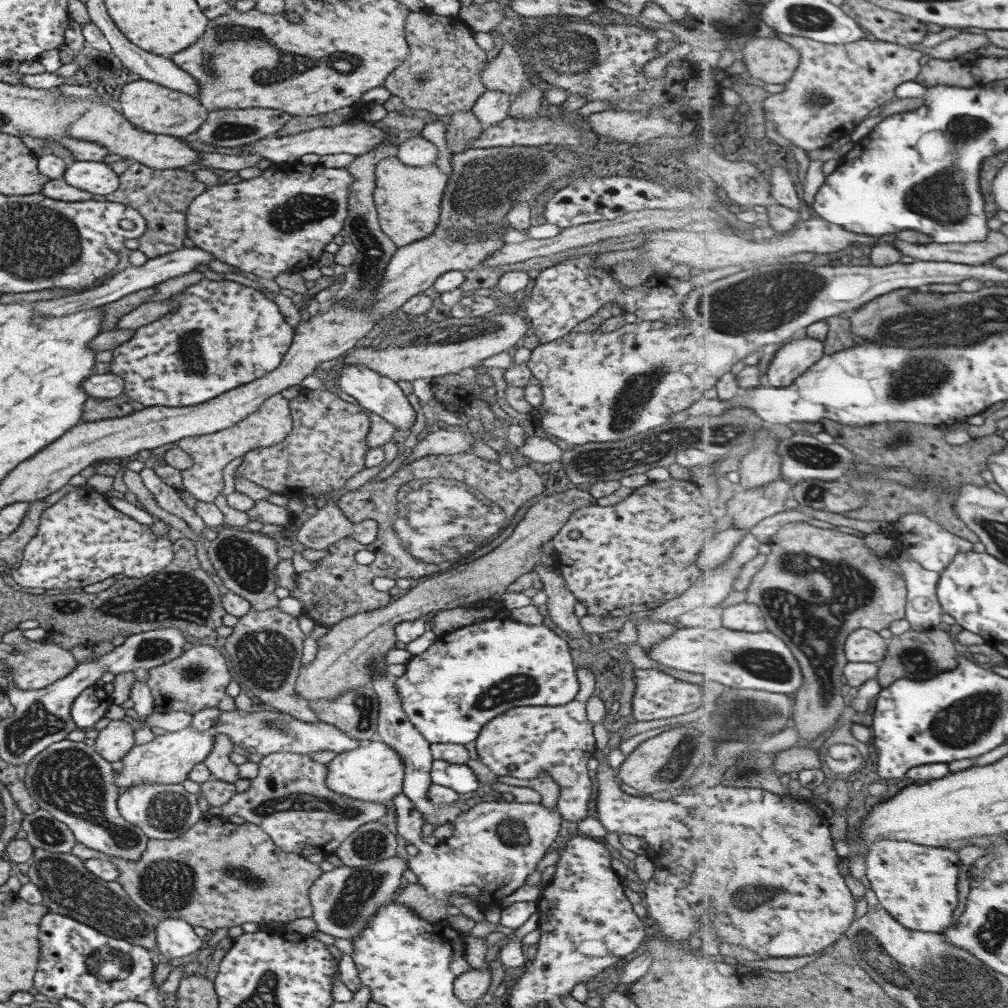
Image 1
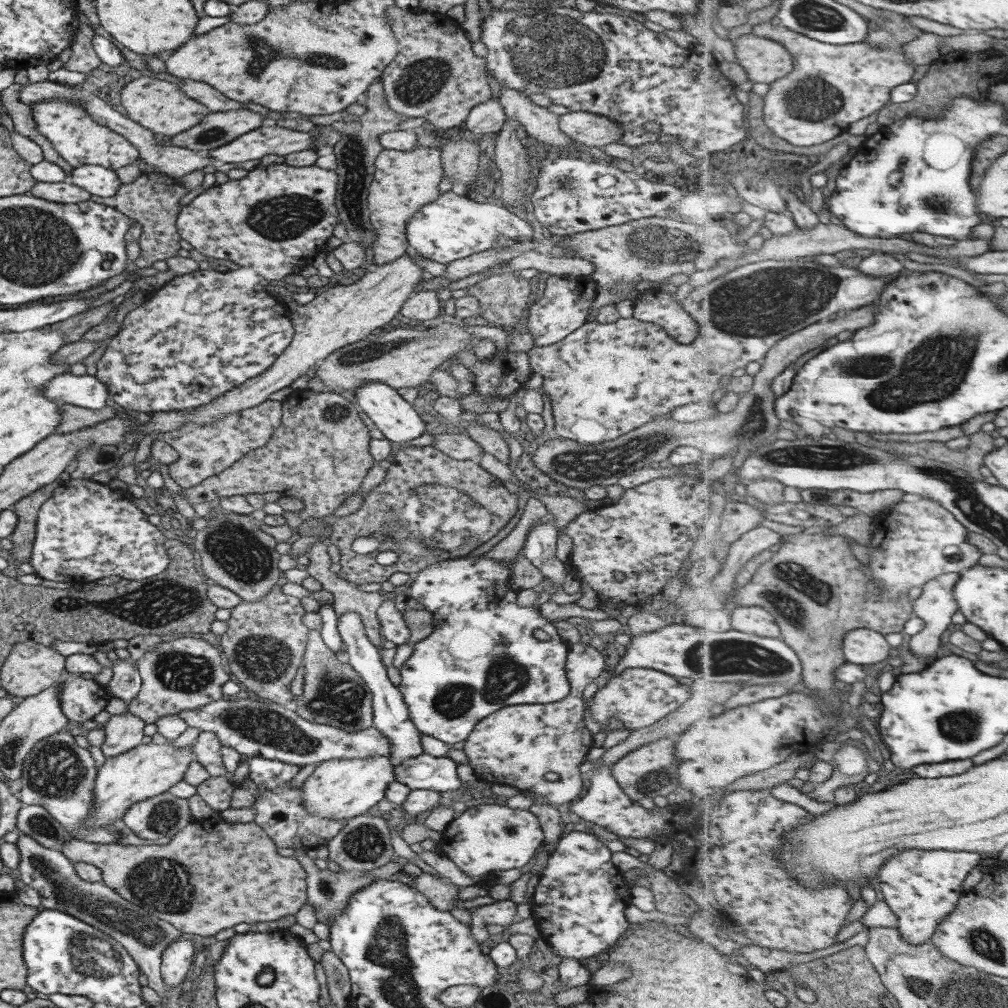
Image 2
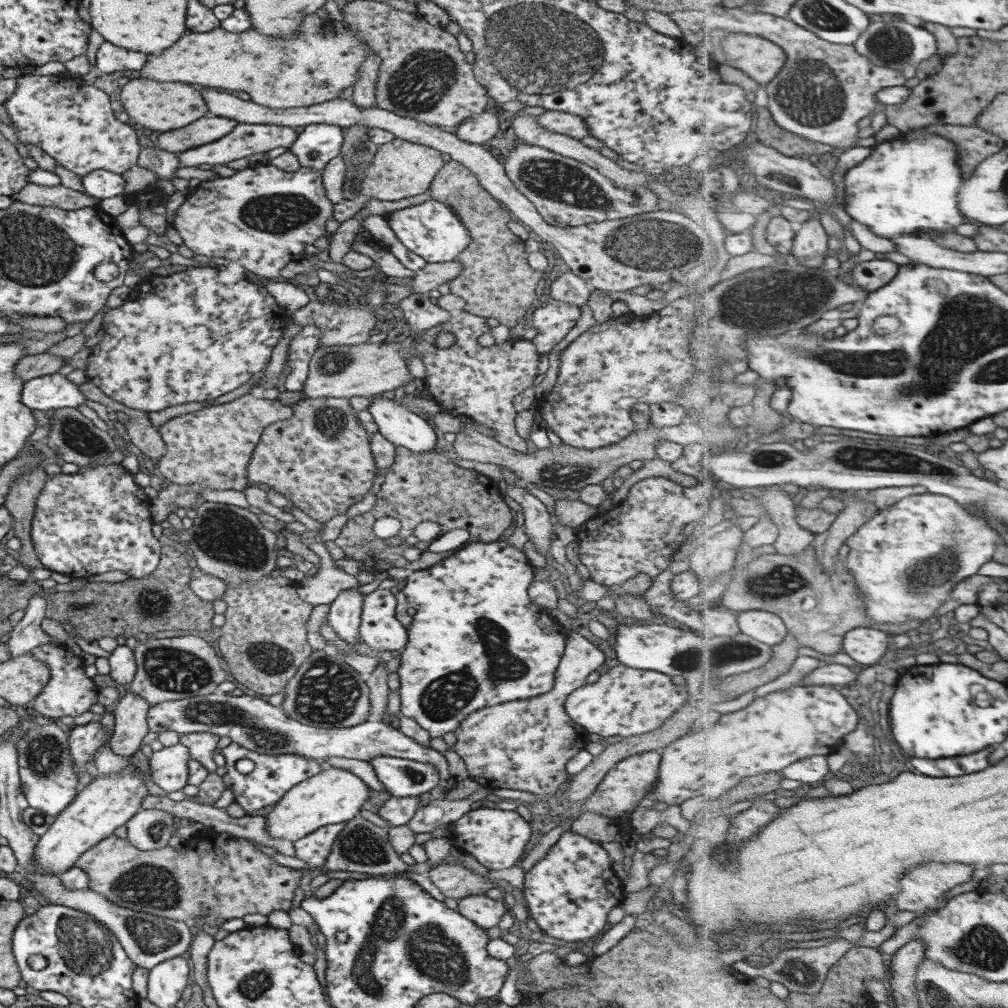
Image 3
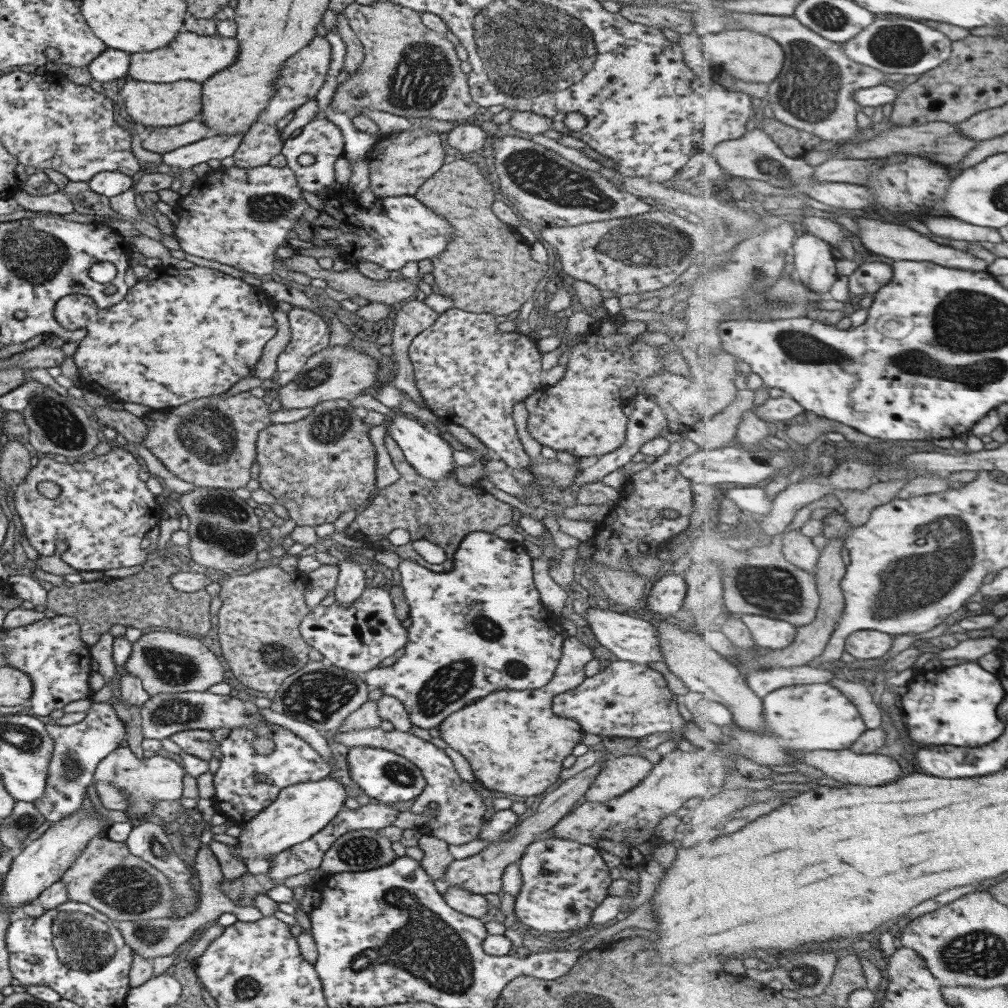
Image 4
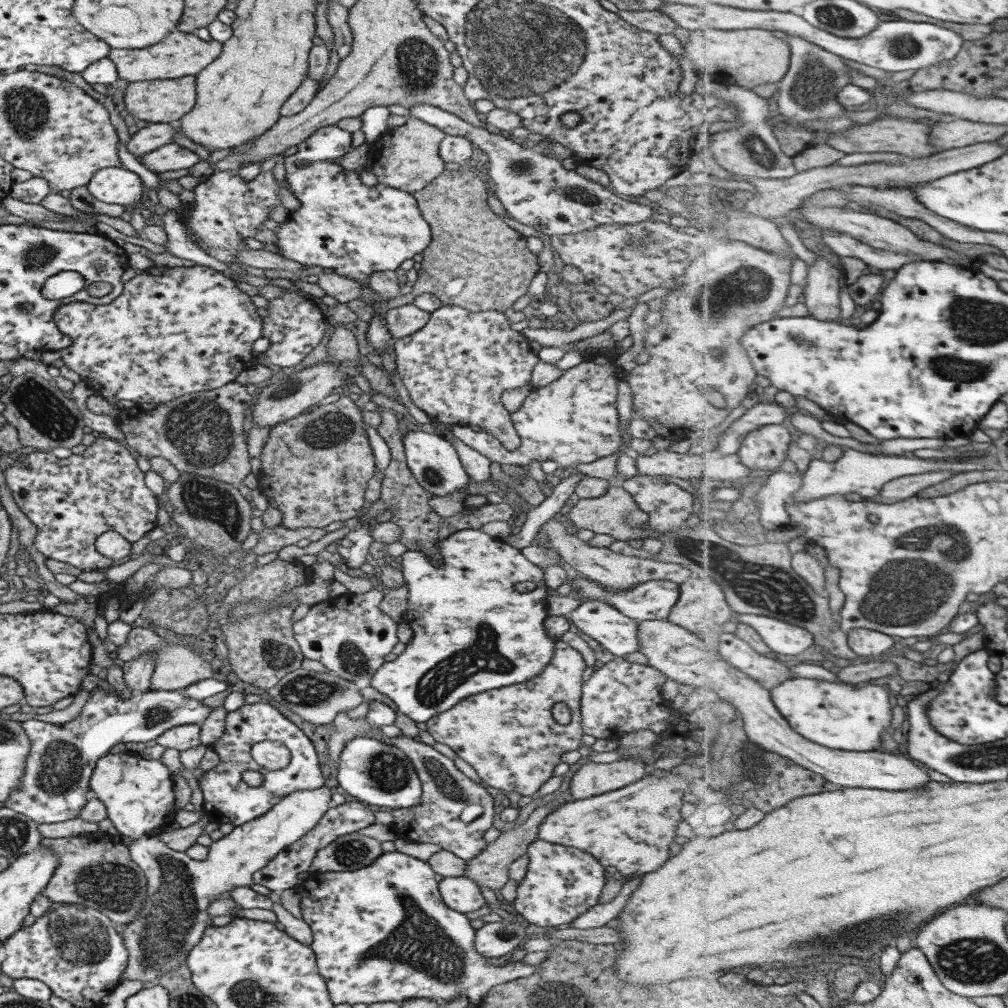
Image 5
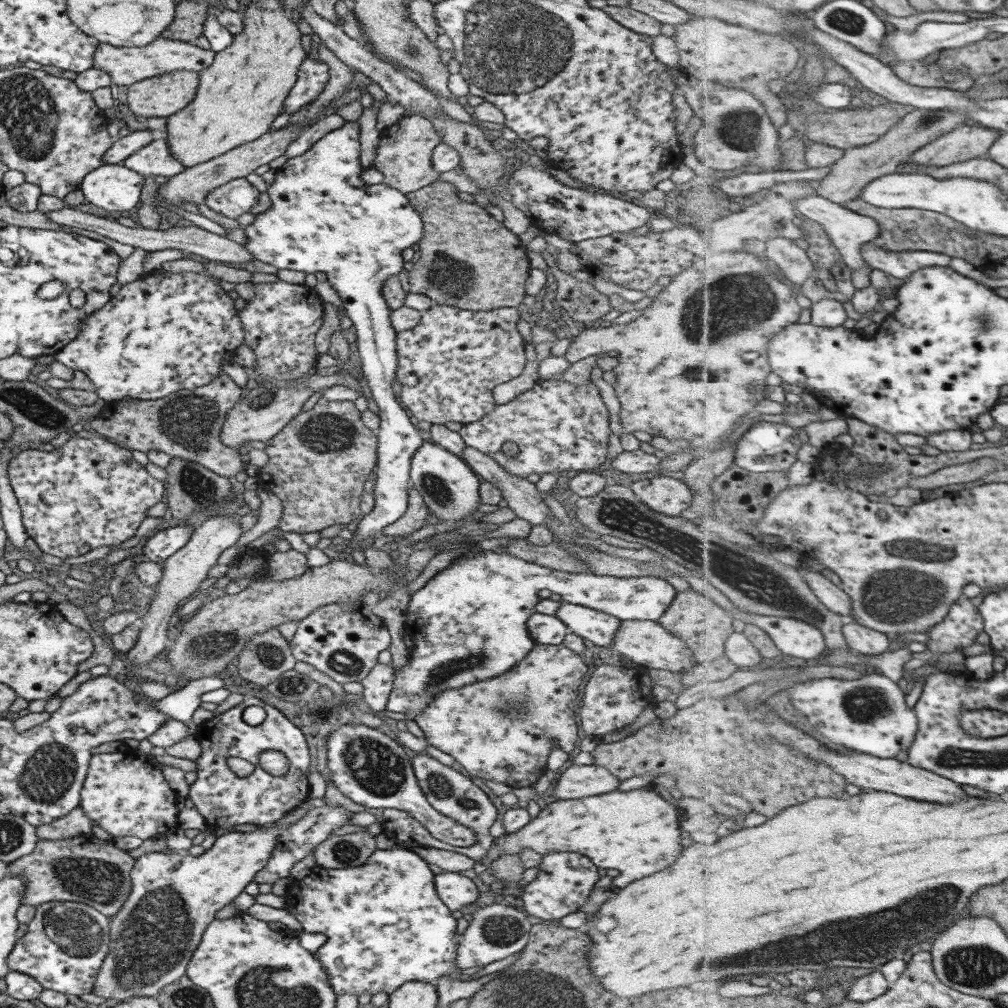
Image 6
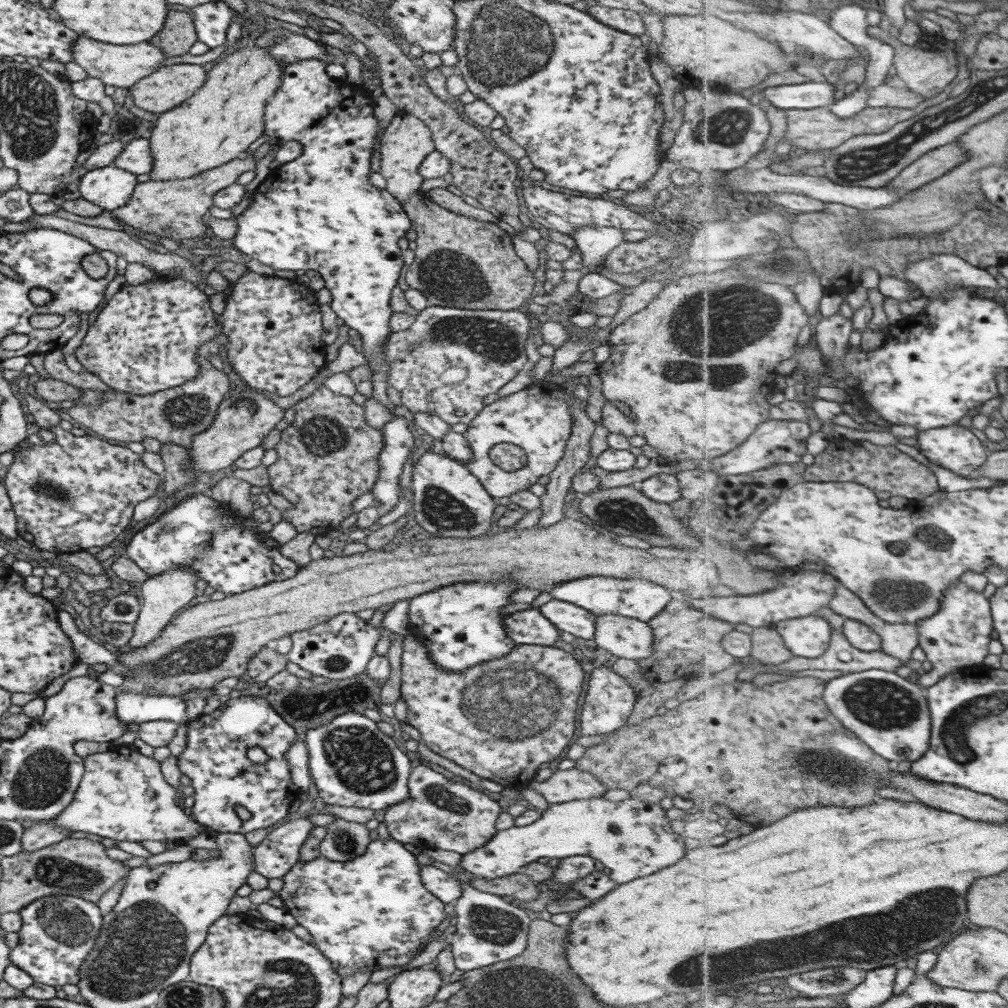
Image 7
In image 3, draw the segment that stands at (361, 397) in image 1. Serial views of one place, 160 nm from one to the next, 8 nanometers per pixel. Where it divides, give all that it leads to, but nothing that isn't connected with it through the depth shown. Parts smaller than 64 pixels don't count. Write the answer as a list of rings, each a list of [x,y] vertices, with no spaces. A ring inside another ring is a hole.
[[[373,399],[369,411],[378,425],[379,433],[387,438],[396,447],[404,447],[412,452],[433,452],[437,448],[438,438],[434,433],[434,427],[415,409],[400,405],[395,399]]]

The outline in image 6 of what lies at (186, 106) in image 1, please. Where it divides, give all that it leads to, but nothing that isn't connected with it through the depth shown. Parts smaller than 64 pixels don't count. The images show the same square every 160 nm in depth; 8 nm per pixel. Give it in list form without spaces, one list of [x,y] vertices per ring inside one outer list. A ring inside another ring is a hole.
[[[174,71],[131,84],[126,105],[137,116],[168,118],[185,109],[199,87],[200,71]]]

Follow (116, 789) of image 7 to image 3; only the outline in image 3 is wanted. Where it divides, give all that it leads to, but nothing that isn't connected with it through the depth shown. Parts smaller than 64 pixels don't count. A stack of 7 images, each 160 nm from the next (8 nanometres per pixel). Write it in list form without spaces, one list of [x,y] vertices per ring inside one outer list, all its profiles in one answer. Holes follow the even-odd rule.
[[[182,743],[153,752],[149,758],[151,778],[165,792],[182,790],[188,784],[188,748]]]

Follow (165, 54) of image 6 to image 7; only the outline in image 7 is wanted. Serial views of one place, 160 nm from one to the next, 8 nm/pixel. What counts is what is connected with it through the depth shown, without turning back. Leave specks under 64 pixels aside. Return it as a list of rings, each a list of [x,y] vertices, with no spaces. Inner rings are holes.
[[[79,36],[71,44],[71,53],[73,61],[78,66],[82,66],[88,76],[99,78],[105,86],[115,86],[116,89],[128,88],[129,90],[138,80],[146,78],[146,76],[162,67],[164,60],[170,57],[165,56],[157,45],[149,42],[117,45],[98,42],[83,36]]]

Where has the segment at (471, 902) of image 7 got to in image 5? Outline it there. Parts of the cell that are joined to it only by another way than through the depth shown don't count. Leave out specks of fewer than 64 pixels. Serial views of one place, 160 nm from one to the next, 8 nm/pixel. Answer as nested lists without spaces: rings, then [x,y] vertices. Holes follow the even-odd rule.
[[[507,919],[489,922],[476,929],[474,948],[486,958],[505,958],[514,953],[526,938],[527,928]]]

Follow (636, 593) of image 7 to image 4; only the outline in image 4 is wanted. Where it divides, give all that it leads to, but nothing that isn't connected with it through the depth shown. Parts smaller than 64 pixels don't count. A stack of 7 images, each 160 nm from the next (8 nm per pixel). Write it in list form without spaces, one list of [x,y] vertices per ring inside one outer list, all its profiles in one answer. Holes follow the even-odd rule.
[[[469,532],[452,560],[450,571],[433,572],[418,562],[401,559],[400,585],[413,620],[407,629],[405,653],[394,664],[373,668],[362,676],[370,689],[380,689],[386,696],[400,700],[410,723],[426,731],[439,727],[454,712],[490,693],[545,687],[559,665],[563,640],[567,637],[560,615],[543,606],[533,581],[533,564],[523,544],[504,540],[494,533]],[[664,575],[650,588],[650,594],[645,598],[645,611],[680,615],[685,596],[686,583],[682,575]]]

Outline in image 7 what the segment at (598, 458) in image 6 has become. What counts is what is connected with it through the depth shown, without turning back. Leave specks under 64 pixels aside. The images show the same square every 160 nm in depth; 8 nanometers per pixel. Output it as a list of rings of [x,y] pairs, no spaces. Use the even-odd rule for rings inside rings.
[[[534,383],[516,393],[500,397],[492,404],[485,404],[469,422],[469,429],[463,435],[472,449],[472,456],[464,465],[483,484],[492,499],[508,502],[508,498],[529,490],[540,476],[549,475],[561,462],[572,434],[573,412],[570,399],[559,384]],[[501,442],[515,444],[525,451],[527,463],[524,468],[506,472],[492,462],[489,450]]]

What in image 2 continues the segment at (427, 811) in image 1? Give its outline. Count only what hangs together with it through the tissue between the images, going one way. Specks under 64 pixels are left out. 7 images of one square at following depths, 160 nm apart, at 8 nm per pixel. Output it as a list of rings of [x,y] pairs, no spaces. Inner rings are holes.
[[[346,611],[337,615],[337,627],[340,638],[345,644],[345,652],[349,656],[352,668],[364,679],[368,690],[372,692],[373,728],[382,734],[390,742],[390,760],[392,764],[408,762],[420,754],[424,754],[422,748],[422,734],[410,721],[409,711],[404,703],[404,698],[398,687],[388,679],[386,666],[383,665],[379,650],[368,640],[361,616],[354,611]]]

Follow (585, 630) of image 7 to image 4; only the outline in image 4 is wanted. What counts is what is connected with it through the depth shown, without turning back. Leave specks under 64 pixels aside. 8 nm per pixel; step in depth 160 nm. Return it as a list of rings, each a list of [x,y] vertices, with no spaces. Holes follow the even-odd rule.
[[[590,607],[582,616],[595,634],[595,638],[608,650],[612,651],[620,660],[646,665],[649,662],[663,661],[661,655],[659,634],[655,626],[638,616],[618,613],[611,609]]]

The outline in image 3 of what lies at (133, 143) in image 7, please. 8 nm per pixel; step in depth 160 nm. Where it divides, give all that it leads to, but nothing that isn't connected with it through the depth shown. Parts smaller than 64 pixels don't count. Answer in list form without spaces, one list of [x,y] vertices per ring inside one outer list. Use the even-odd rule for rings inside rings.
[[[238,123],[228,134],[214,142],[179,153],[179,161],[183,166],[200,166],[200,164],[228,164],[238,158],[249,157],[254,153],[263,153],[283,146],[290,148],[298,136],[294,128],[276,126],[275,124],[246,124]]]

